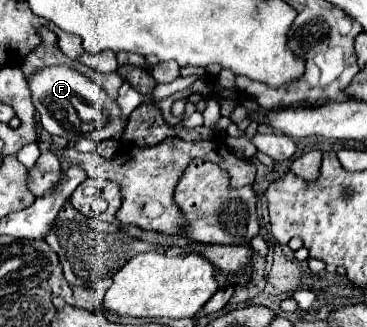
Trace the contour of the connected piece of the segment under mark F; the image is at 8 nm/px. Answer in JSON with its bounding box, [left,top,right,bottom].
[26,66,126,142]

